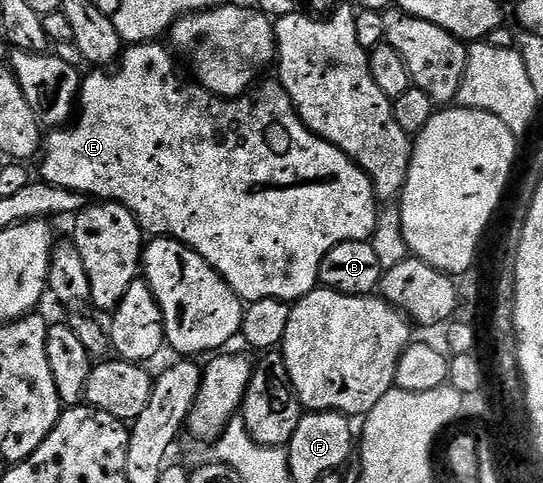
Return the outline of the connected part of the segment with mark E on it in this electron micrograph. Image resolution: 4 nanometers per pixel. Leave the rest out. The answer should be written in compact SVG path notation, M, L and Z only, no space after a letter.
M161 42L128 45L112 70L93 70L90 71L93 72L90 76L86 75L82 79L75 119L68 126L58 127L44 137L43 151L39 156L40 179L47 184L82 192L87 198L119 203L133 212L135 219L141 223L142 233L153 238L171 236L189 248L194 248L222 276L227 286L235 290L235 294L240 296L242 301L263 298L275 298L286 302L302 300L308 292L318 287L317 268L330 250L339 246L339 242L369 240L372 237L379 201L373 192L373 183L369 181L369 175L351 158L347 158L343 150L319 138L297 117L297 111L287 90L276 79L267 81L265 85L262 83L256 90L244 96L236 98L216 96L214 92L207 91L192 79L184 80L177 73L177 64L173 61L174 53L168 47L165 49L163 45Z

